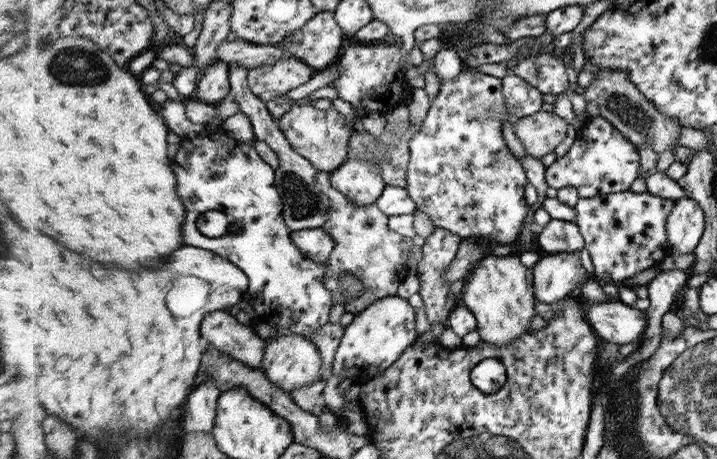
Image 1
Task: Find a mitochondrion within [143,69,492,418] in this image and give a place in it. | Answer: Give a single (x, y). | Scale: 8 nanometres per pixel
(302, 203)

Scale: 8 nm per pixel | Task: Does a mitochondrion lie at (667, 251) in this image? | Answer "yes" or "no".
no

